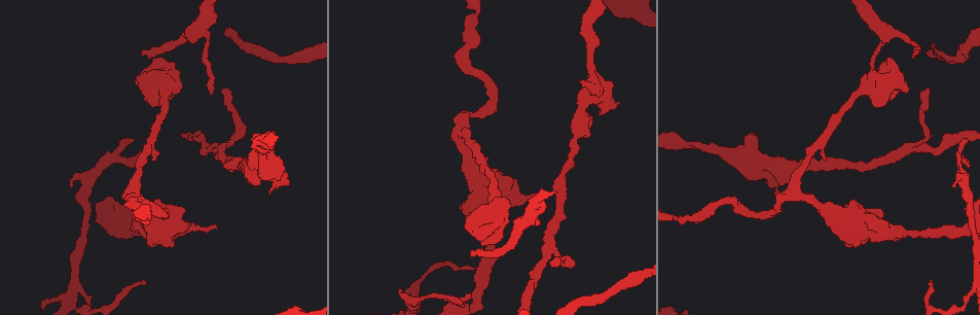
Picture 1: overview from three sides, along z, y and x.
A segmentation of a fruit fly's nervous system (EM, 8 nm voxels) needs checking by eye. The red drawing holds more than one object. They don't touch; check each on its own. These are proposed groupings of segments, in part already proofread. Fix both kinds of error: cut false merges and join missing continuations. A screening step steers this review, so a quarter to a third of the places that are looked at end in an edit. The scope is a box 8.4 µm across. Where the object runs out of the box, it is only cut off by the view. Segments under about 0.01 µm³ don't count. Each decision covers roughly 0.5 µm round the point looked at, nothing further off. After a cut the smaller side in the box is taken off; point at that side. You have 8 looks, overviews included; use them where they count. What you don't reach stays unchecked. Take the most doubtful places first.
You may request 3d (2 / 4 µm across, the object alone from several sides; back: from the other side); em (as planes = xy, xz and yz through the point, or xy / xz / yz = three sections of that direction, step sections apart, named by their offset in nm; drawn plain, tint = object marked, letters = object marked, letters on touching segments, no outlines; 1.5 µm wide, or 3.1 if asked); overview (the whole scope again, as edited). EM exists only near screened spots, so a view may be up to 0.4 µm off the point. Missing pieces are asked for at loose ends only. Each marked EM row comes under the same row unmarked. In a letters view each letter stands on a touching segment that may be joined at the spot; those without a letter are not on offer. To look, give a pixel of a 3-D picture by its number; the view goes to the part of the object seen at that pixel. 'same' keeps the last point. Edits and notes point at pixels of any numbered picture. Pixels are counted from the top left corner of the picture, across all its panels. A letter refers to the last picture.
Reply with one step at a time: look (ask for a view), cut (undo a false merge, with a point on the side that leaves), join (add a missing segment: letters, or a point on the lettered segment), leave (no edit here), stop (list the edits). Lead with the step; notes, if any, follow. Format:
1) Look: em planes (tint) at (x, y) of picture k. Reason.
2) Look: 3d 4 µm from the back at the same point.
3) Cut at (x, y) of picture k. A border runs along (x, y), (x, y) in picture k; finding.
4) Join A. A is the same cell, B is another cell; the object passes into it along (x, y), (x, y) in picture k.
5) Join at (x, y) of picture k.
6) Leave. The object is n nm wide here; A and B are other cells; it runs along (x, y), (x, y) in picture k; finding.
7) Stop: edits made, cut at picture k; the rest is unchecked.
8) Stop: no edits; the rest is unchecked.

Look: em xy step 8 (letters) at (914, 53) of picture 1. Branch stops here.

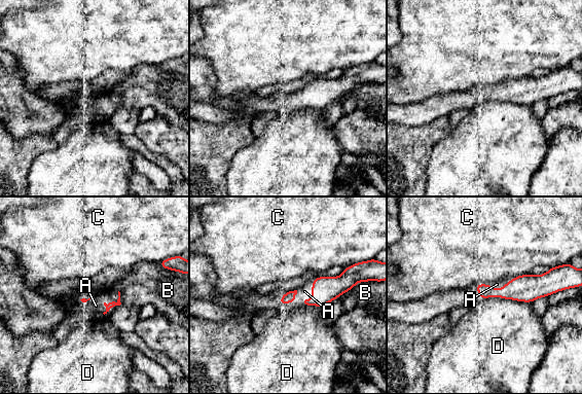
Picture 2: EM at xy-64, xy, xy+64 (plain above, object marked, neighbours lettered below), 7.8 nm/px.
Look: em planes (letters) at the same point.

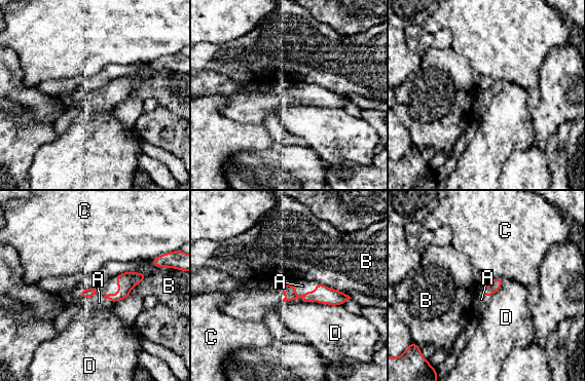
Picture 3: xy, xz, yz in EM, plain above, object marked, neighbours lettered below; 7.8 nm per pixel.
Join at (302, 286) of picture 3. A is the same cell, B, C and D are other cells; the neuron continues.

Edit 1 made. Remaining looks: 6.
Look: em xy step 4 (tint) at (269, 192) of picture 1. Free end.

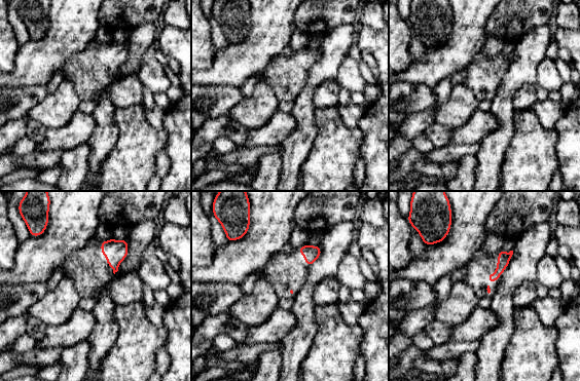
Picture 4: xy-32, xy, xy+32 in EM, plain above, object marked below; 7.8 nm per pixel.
Look: em planes (letters) at the same point.

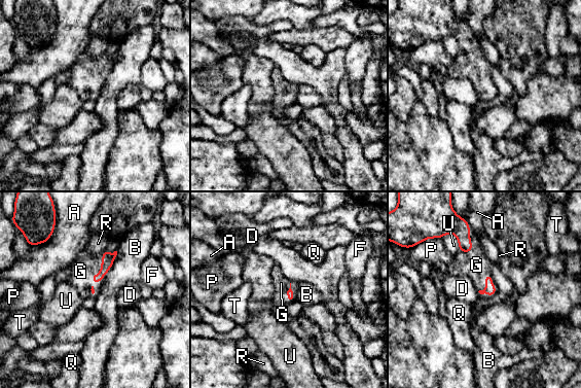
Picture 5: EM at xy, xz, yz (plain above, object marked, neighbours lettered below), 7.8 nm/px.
Join at (80, 271) of picture 5. The longest contact is with G, 340 nm; G is the same cell, A, B, D, F, P, Q, R, T and U are other cells; the object passes into it along (108, 258), (95, 275), (80, 271) in picture 5; it goes on there.

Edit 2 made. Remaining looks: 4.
Look: em planes (letters) at (462, 302) of picture 1. Free end.

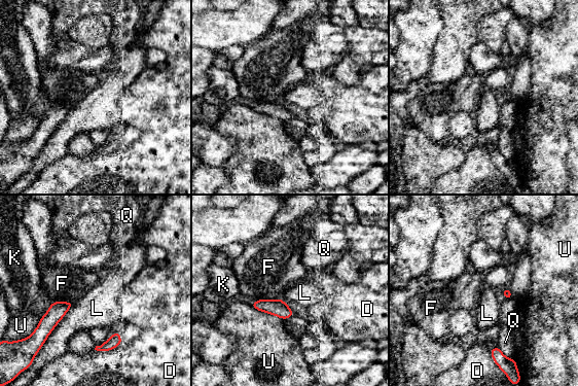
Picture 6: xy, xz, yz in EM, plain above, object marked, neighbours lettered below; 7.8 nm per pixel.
Leave. D, F, K, L, Q and U are other cells; a border runs along (74, 303), (43, 343) in picture 6; none of them fits.

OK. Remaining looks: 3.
Look: em planes (letters) at (873, 229) of picture 1. Thick end.

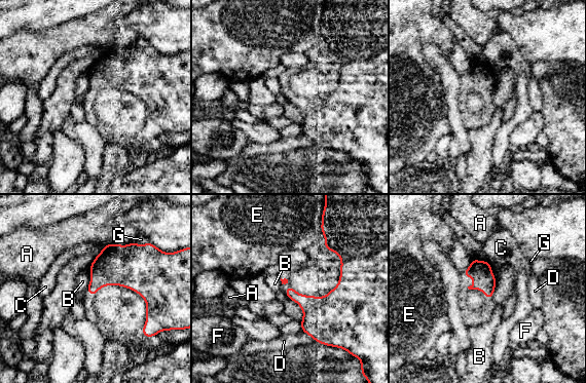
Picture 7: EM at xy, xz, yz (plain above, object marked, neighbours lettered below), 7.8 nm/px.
Leave. A, B, C, D, E, F and G are other cells; a border runs along (89, 282), (86, 288) in picture 7; none of them fits.

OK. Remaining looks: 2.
Stop: edits made, join at picture 3, join at picture 5; the rest is unchecked.

